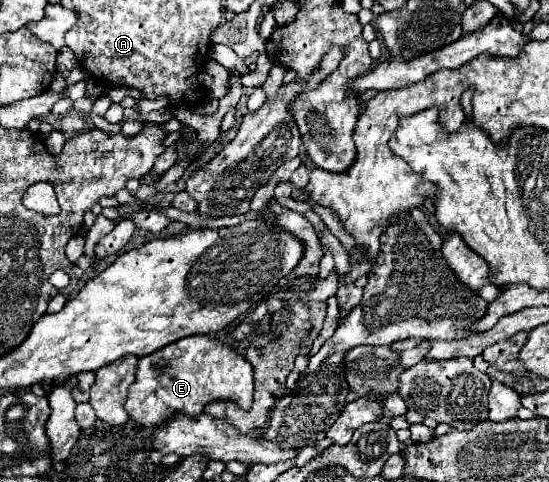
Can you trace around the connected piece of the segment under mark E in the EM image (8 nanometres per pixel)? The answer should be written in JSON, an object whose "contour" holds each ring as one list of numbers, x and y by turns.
{"contour":[[188,336,138,360,136,382,130,386,126,412,138,426,156,430,176,414,196,418,204,406,214,400,226,400,240,408,250,408,252,392,252,366,244,356,214,338]]}

